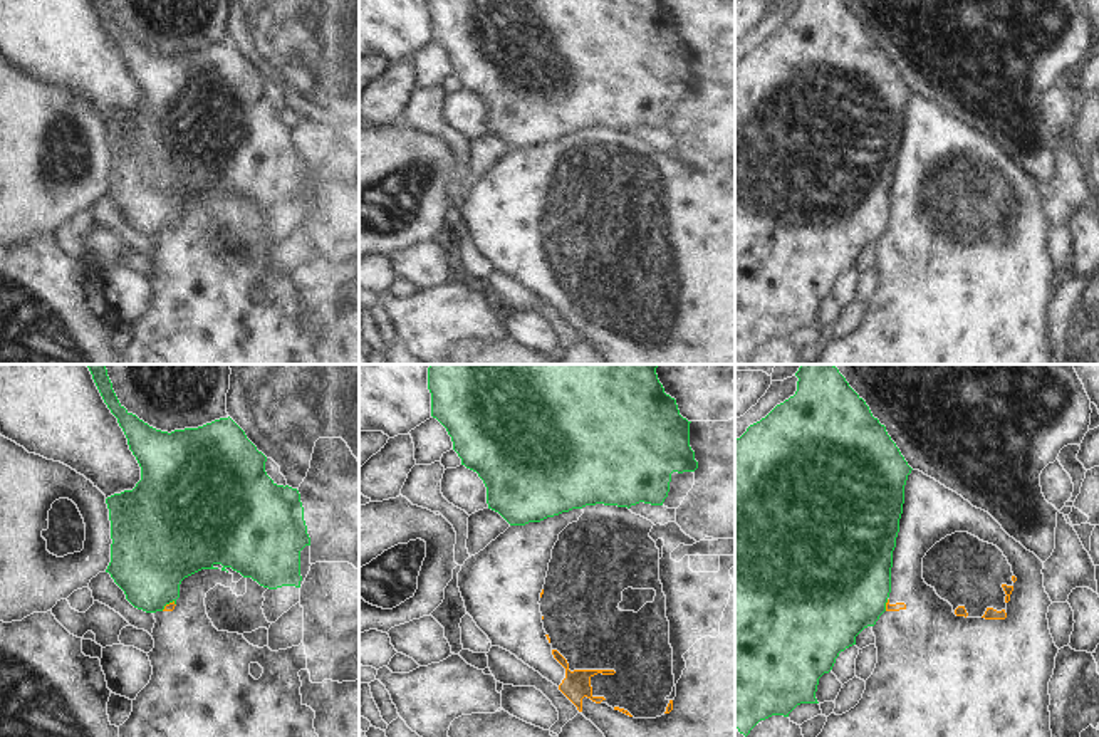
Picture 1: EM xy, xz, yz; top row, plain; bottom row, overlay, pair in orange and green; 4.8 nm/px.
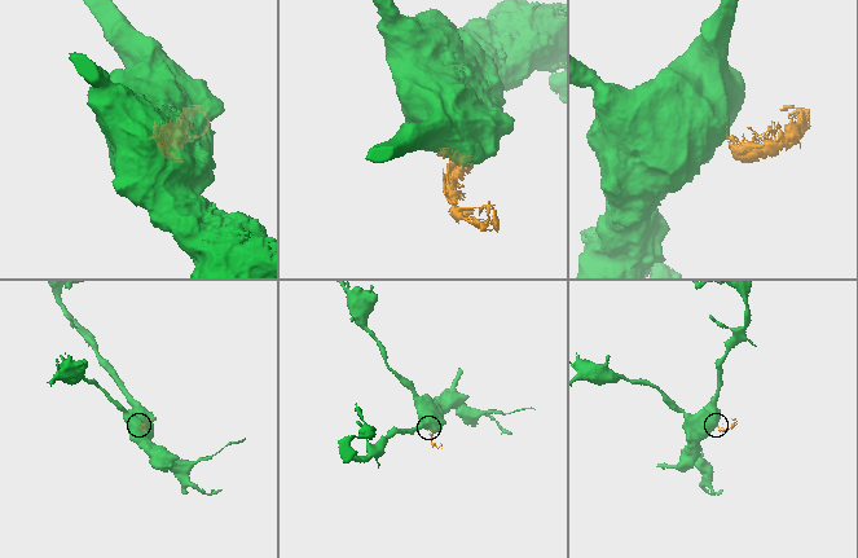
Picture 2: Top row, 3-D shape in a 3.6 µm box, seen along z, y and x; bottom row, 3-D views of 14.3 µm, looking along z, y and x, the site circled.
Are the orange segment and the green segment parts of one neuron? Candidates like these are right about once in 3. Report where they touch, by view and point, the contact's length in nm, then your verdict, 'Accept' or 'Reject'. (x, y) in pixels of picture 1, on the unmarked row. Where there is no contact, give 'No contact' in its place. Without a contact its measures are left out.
Touches orange at xy (170, 227). Shared border 80 nm. Reject.

